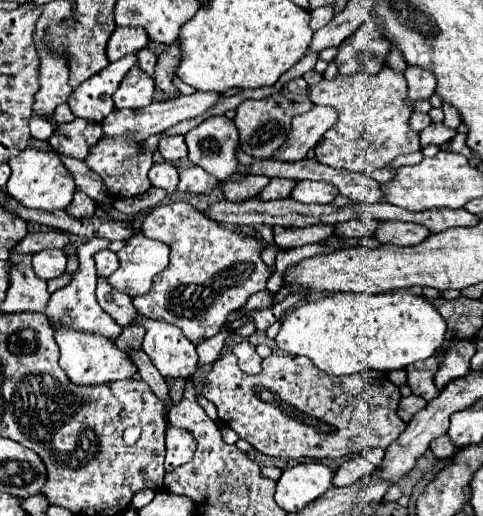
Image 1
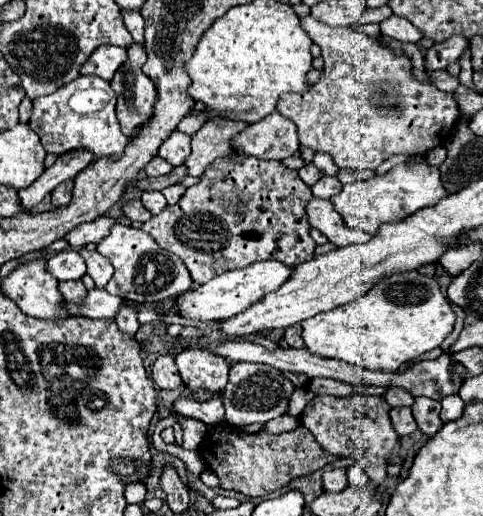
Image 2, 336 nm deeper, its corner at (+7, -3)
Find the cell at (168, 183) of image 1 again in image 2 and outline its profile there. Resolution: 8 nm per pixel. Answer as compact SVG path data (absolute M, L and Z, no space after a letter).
M148 190L142 194L142 204L152 212L152 214L158 214L166 208L166 198L162 192L156 192L156 190Z

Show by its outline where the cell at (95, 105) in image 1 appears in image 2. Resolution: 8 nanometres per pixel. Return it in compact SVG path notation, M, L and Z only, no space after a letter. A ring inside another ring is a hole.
M80 76L74 82L70 82L68 86L62 86L60 90L56 90L54 94L48 94L44 98L36 98L32 118L30 118L30 128L40 136L42 146L44 146L46 152L64 154L64 152L74 150L74 148L88 148L96 154L94 160L116 158L124 152L124 146L128 144L128 138L120 130L120 124L118 124L116 112L114 112L114 104L116 104L116 94L112 92L112 88L106 80L102 80L100 76ZM84 88L102 88L102 90L108 92L110 100L106 104L102 104L102 108L98 112L78 114L70 108L68 100L72 98L74 92L84 90Z

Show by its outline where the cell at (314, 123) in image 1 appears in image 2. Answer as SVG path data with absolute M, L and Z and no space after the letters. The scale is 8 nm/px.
M272 112L264 120L242 130L236 138L236 150L266 160L284 160L294 156L300 150L296 124L282 114Z

